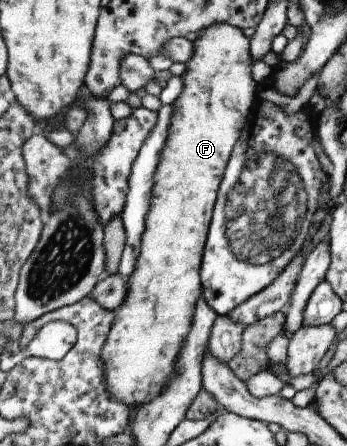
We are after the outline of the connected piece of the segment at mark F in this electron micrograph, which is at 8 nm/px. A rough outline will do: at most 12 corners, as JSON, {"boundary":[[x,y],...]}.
{"boundary":[[214,22],[172,103],[146,231],[101,353],[134,411],[175,377],[219,187],[258,100]]}

